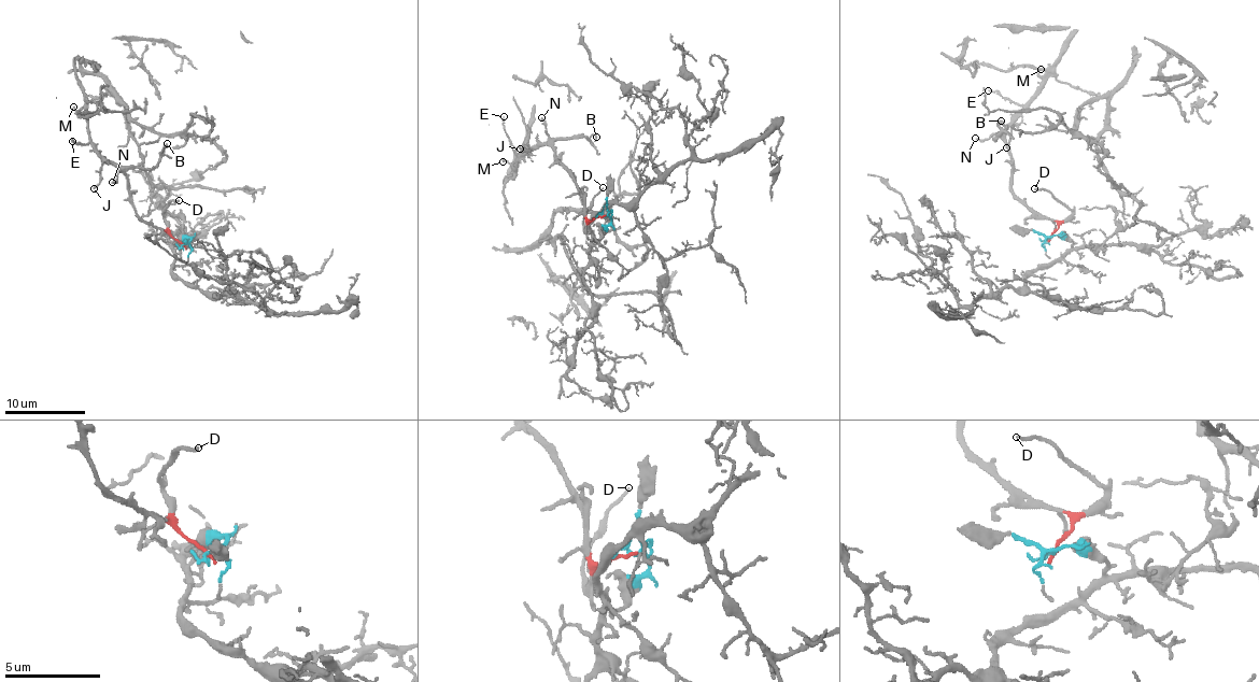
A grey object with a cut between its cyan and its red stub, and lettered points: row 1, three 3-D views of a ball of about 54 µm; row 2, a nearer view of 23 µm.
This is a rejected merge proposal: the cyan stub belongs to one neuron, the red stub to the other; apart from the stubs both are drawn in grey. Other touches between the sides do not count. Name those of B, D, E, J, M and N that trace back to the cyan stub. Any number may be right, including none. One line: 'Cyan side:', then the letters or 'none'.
Cyan side: none

